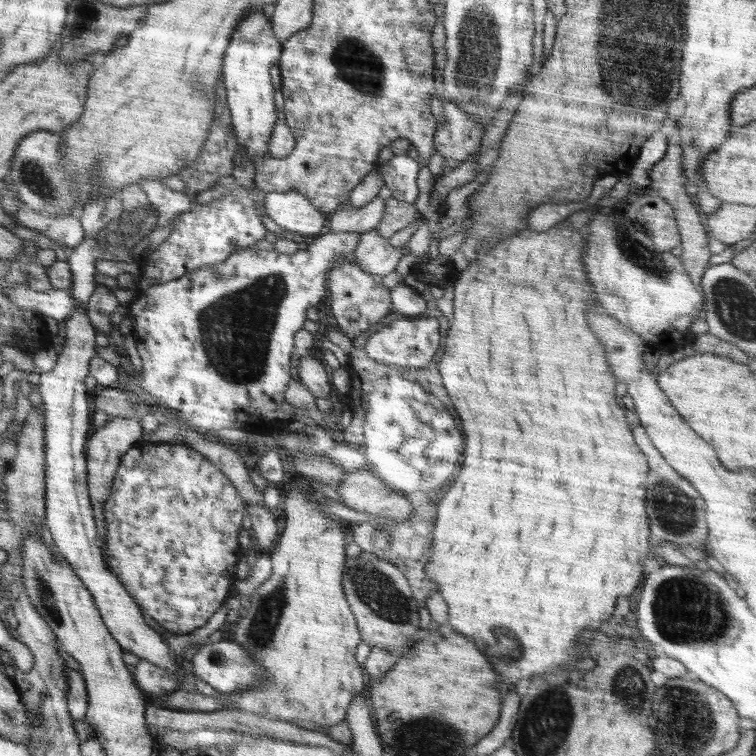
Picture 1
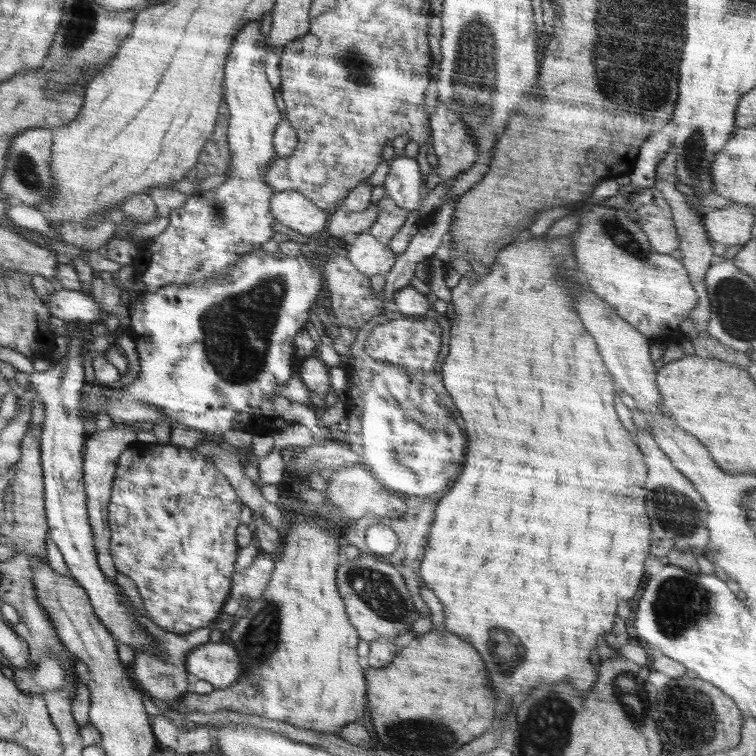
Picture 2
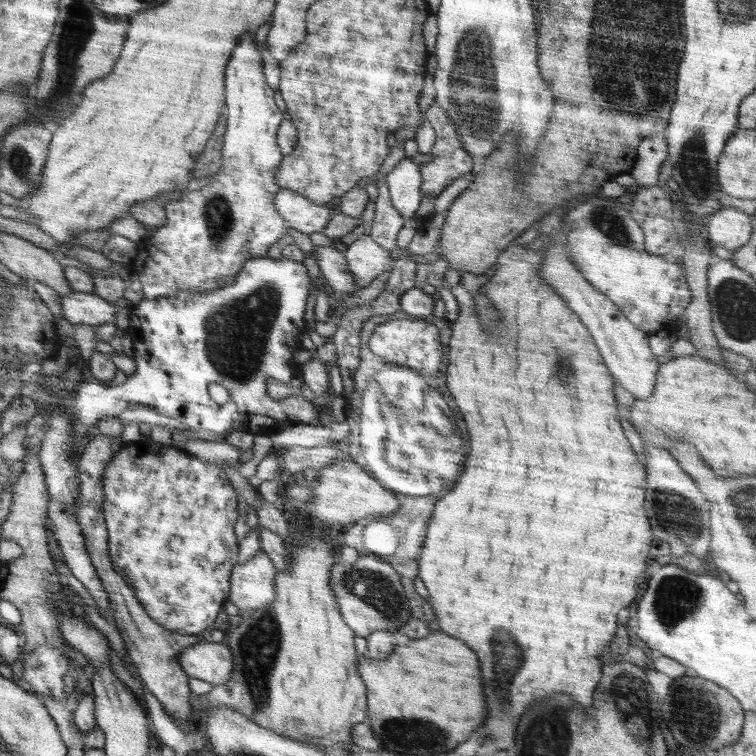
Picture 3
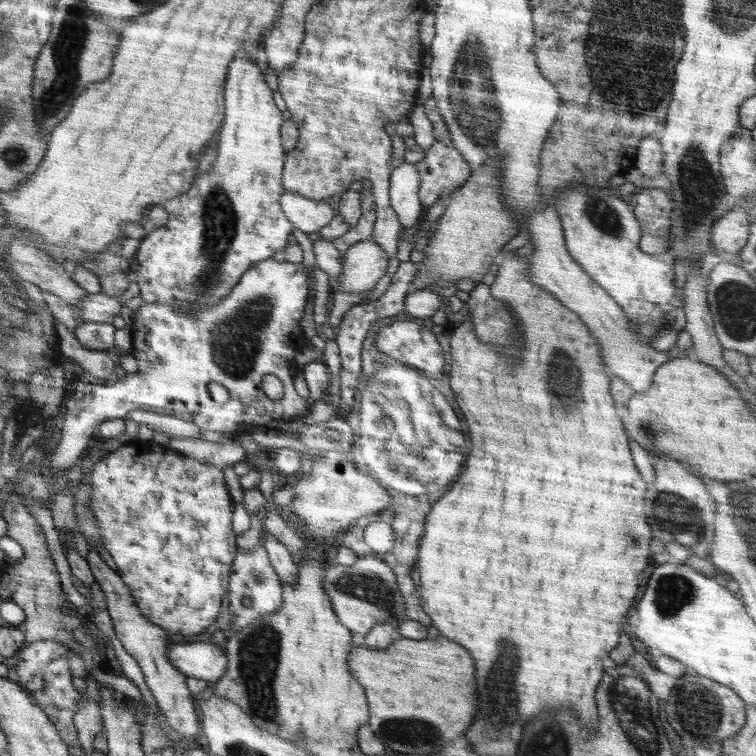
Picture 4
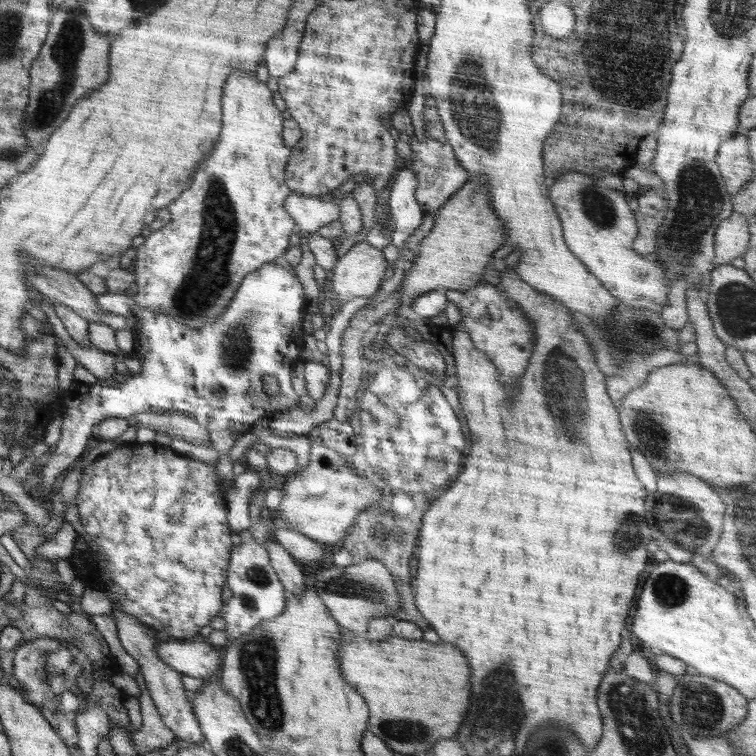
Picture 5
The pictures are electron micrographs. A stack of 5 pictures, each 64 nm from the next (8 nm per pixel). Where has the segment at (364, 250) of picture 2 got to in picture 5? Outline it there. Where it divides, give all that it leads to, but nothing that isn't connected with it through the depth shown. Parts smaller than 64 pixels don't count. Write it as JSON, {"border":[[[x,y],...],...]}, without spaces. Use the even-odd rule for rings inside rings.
{"border":[[[365,241],[358,242],[336,259],[334,269],[329,272],[328,286],[343,303],[371,296],[381,286],[387,268],[383,250]]]}

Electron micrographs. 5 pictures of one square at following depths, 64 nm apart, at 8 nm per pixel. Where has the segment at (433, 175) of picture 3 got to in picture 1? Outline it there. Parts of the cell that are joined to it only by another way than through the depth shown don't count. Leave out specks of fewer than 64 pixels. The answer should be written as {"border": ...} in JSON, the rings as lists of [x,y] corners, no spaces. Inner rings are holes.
{"border":[[[444,102],[443,107],[444,122],[437,123],[433,144],[436,152],[443,157],[444,167],[442,174],[434,176],[435,179],[458,168],[476,153],[485,133],[484,126],[474,116],[466,114],[466,110],[450,102]]]}

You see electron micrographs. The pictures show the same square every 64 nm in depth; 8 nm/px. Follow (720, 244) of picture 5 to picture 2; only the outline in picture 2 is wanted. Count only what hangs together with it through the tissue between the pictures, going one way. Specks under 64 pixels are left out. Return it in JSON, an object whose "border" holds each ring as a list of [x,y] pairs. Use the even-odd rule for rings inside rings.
{"border":[[[726,205],[722,209],[711,210],[704,216],[705,232],[711,242],[727,248],[744,245],[751,240],[754,218],[752,205]]]}

